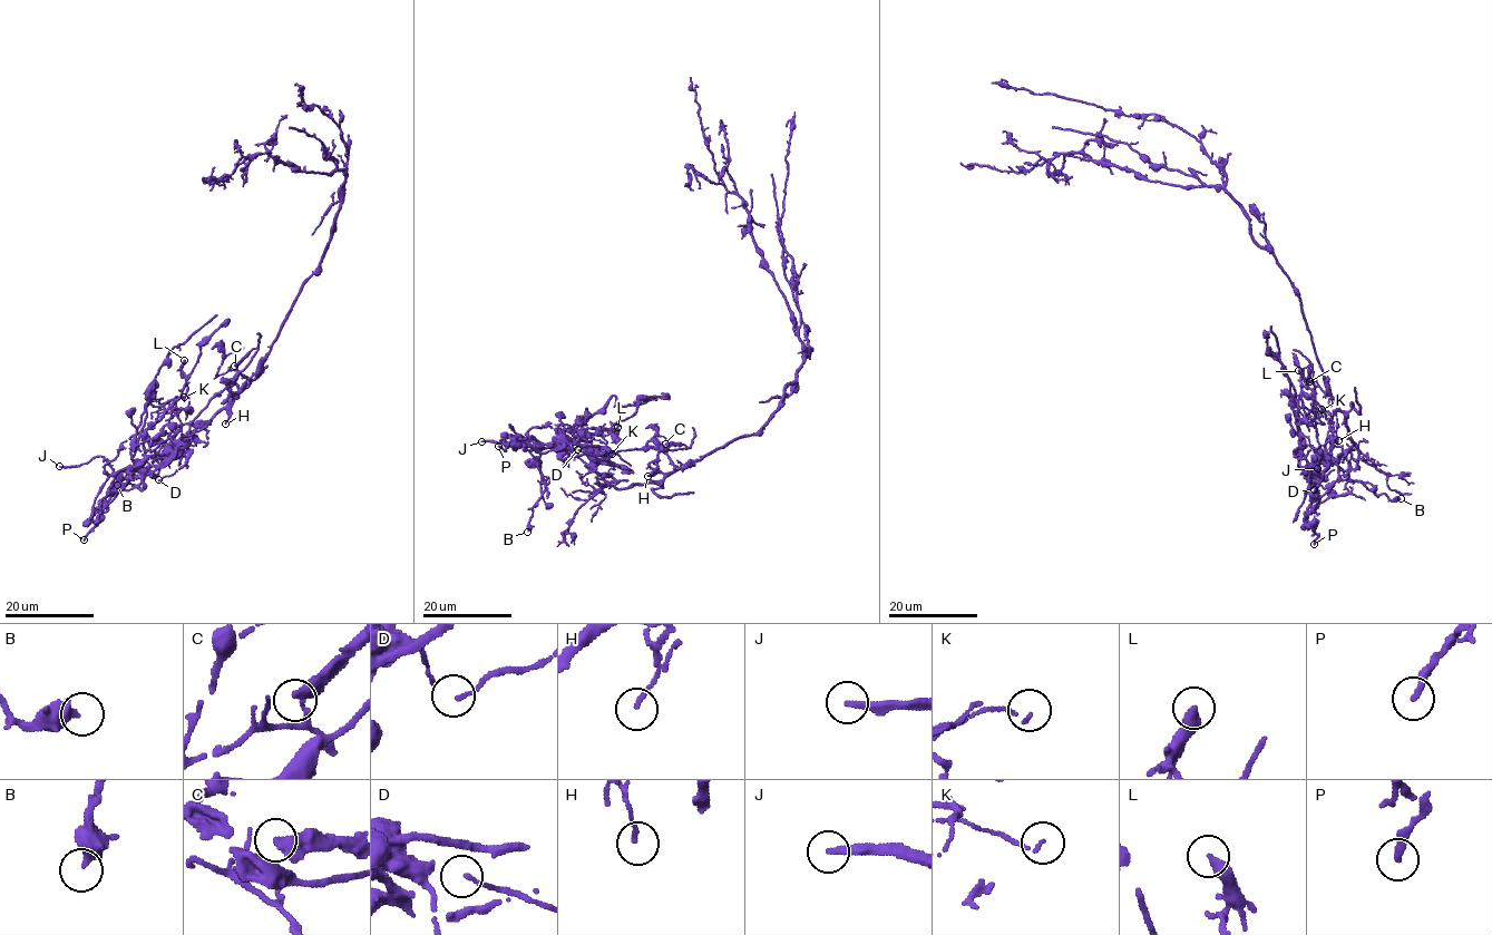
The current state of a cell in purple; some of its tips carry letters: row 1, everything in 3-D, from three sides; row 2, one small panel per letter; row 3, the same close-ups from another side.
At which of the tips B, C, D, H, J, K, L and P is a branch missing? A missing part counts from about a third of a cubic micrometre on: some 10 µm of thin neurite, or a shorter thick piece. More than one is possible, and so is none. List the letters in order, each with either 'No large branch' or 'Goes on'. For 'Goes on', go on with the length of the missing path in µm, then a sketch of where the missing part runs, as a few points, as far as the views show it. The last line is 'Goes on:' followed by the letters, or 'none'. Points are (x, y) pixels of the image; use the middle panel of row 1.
B: No large branch
C: No large branch
D: No large branch
H: No large branch
J: No large branch
K: No large branch
L: No large branch
P: No large branch
Goes on: none

